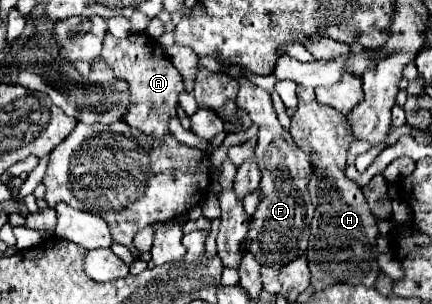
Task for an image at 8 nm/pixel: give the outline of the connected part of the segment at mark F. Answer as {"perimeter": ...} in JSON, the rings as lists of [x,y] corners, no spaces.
{"perimeter":[[[237,77],[239,95],[237,105],[245,109],[253,123],[259,125],[259,143],[255,147],[257,165],[261,171],[261,201],[257,211],[251,217],[249,235],[245,237],[243,251],[249,251],[261,265],[271,265],[273,269],[281,269],[287,261],[295,257],[303,257],[307,253],[309,243],[309,223],[313,217],[313,205],[307,193],[307,181],[311,177],[311,165],[307,155],[293,143],[291,133],[285,131],[277,119],[271,97],[261,87],[251,81]]]}

